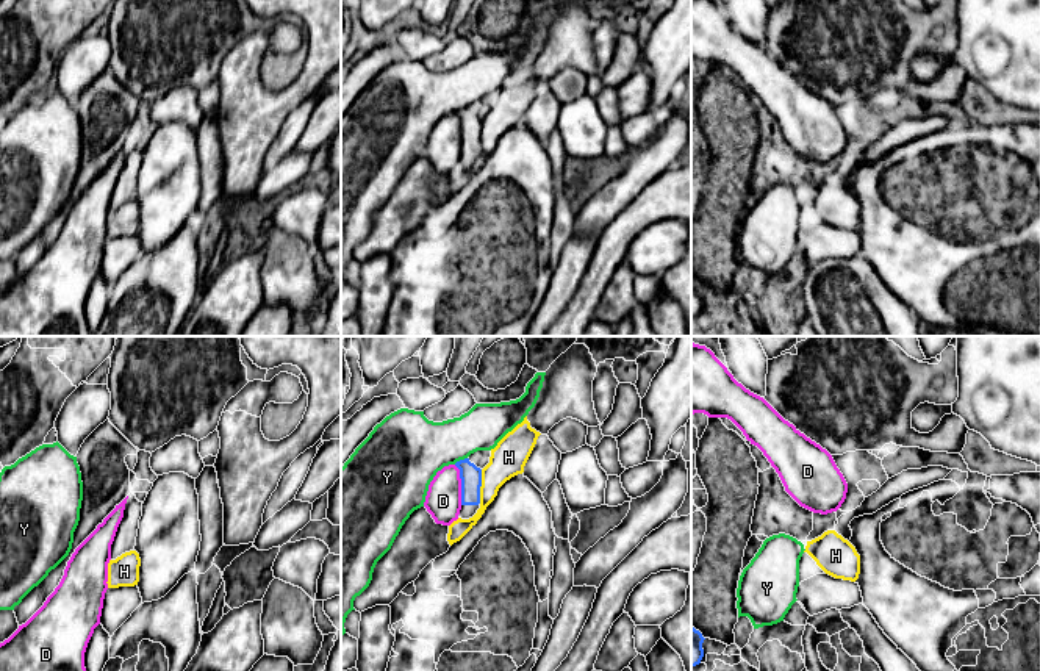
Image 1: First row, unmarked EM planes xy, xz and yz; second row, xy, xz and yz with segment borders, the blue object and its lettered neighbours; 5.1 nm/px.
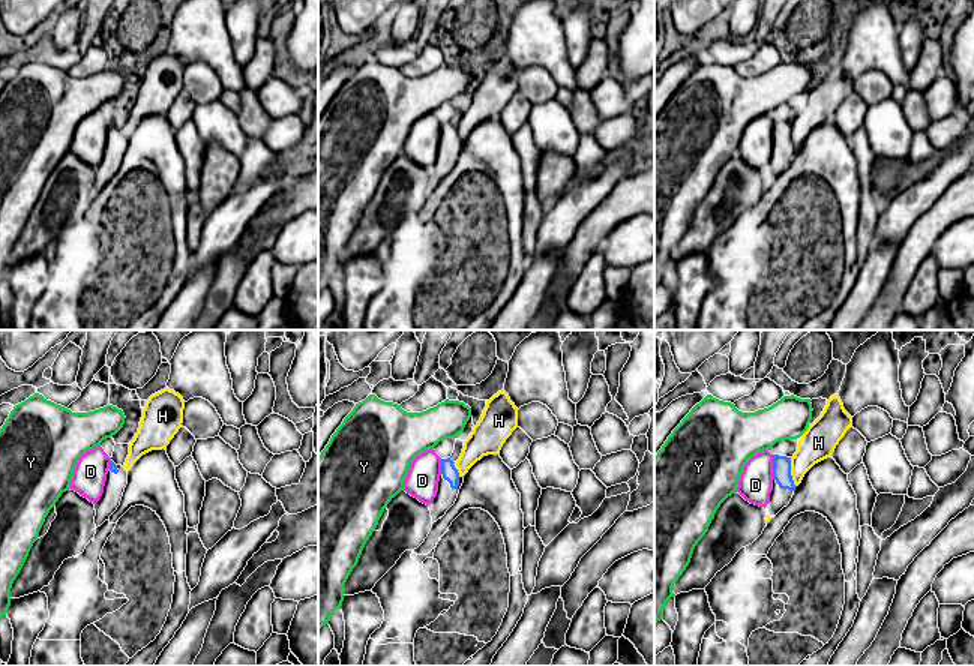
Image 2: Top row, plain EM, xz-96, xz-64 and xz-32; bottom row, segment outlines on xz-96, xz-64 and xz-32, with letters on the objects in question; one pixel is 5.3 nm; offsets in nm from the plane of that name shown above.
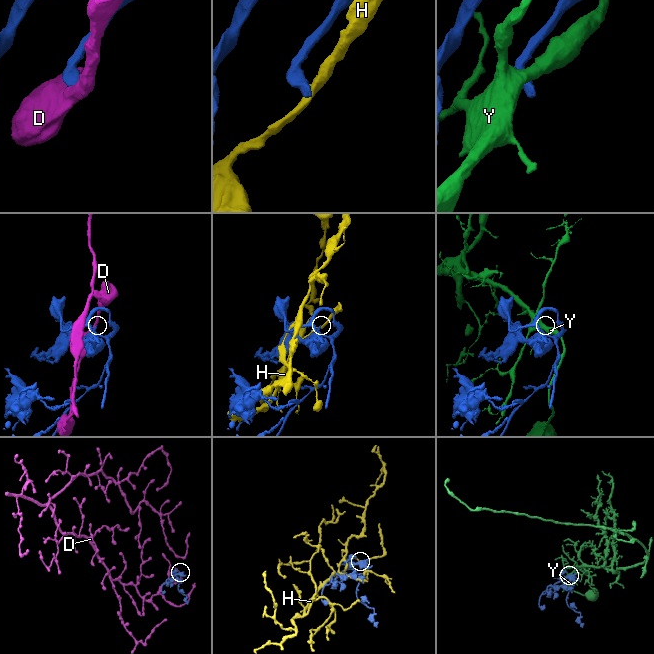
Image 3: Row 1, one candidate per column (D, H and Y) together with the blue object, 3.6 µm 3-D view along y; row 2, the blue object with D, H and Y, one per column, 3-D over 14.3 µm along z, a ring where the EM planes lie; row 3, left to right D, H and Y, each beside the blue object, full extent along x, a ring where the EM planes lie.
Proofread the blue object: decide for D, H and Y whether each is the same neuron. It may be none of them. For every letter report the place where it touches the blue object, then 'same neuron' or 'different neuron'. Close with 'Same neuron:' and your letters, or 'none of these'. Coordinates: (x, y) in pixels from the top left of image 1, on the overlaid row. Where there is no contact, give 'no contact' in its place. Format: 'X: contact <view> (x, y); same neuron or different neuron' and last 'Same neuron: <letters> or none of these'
D: contact xz (462, 485); different neuron
H: contact xz (480, 485); different neuron
Y: contact xz (460, 460); different neuron
Same neuron: none of these

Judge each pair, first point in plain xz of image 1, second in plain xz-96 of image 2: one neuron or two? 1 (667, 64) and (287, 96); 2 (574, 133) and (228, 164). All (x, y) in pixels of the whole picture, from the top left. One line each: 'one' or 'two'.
1: two
2: two

